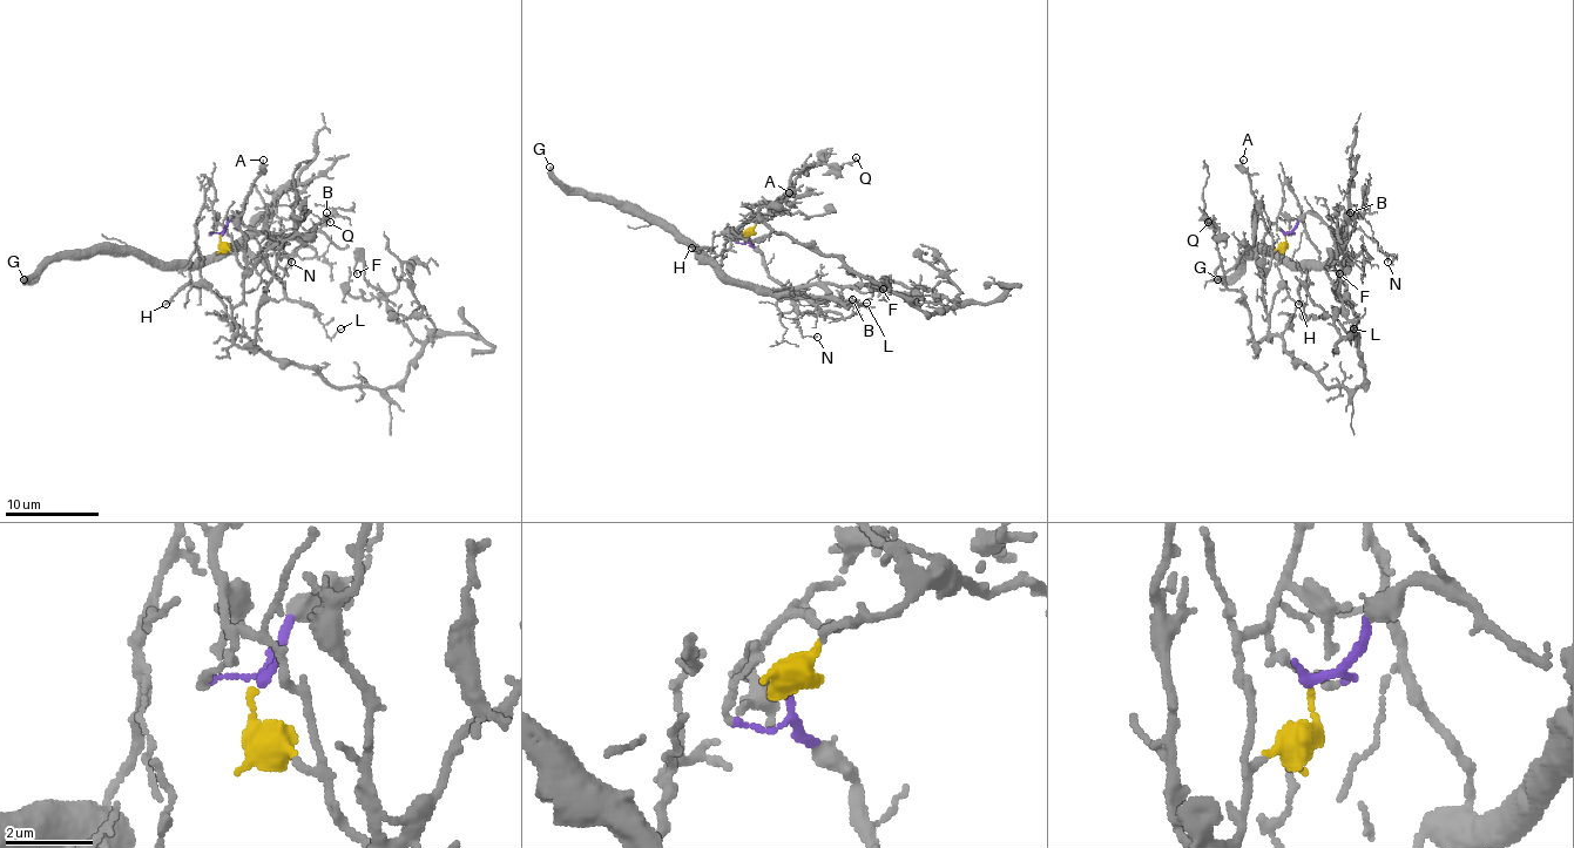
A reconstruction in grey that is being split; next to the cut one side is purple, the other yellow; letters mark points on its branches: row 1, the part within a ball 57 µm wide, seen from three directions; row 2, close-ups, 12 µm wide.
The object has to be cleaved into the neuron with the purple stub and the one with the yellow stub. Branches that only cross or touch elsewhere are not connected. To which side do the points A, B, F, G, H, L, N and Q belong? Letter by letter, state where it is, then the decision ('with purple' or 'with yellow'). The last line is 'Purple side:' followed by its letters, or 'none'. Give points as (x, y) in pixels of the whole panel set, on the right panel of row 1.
A: at (1243, 160); with yellow
B: at (1350, 212); with purple
F: at (1339, 273); with yellow
G: at (1217, 279); with purple
H: at (1298, 304); with purple
L: at (1353, 328); with purple
N: at (1387, 262); with purple
Q: at (1208, 222); with yellow
Purple side: B, G, H, L, N

